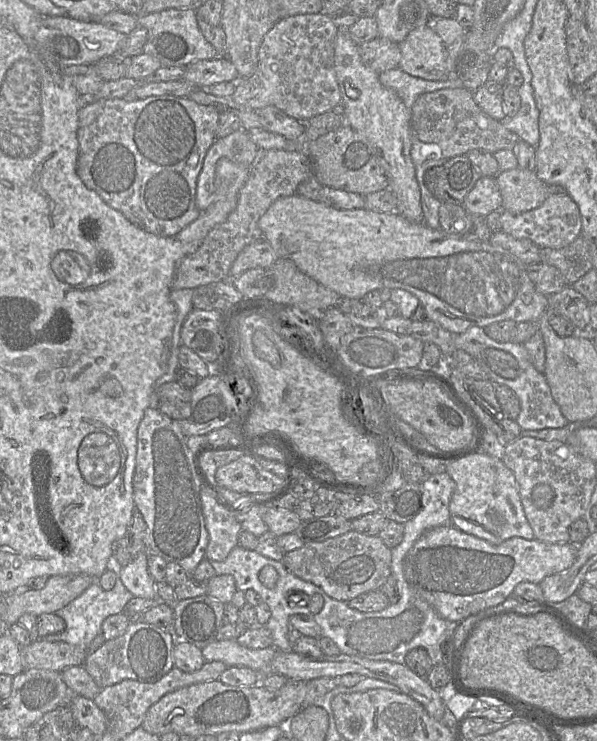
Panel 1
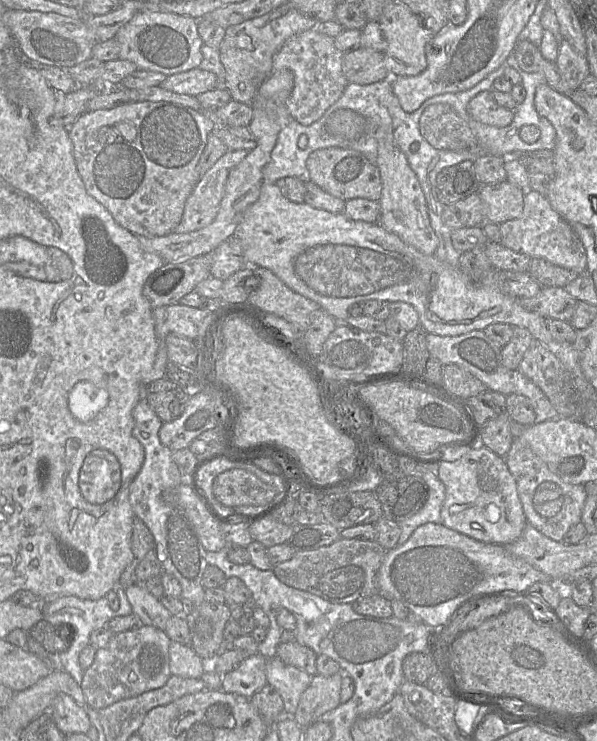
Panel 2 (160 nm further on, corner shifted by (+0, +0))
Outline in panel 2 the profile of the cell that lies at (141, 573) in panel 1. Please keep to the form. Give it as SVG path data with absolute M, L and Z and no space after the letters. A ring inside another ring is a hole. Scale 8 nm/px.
M135 583L125 590L132 612L138 616L144 625L165 629L171 613L162 605L160 599L150 594L144 583Z

